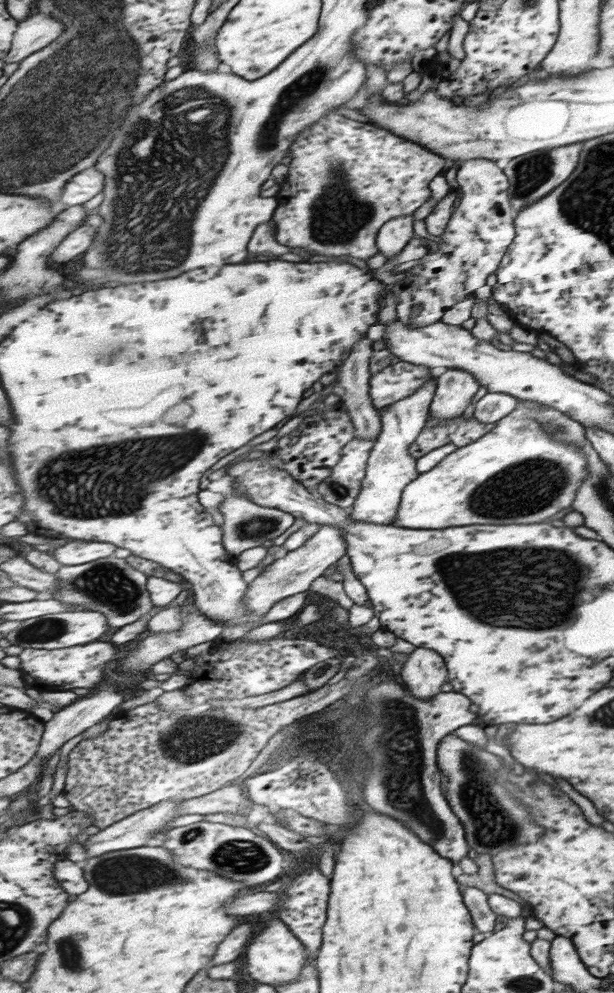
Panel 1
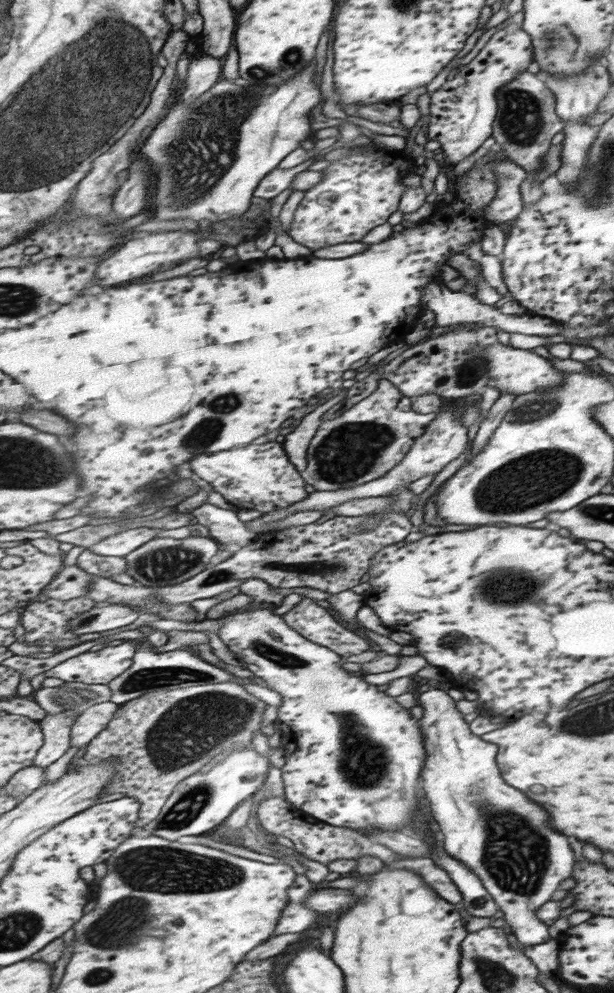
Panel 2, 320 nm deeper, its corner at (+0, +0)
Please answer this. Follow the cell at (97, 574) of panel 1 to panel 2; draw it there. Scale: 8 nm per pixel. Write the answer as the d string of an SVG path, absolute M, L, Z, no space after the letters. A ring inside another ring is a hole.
M85 549L77 558L77 564L88 574L97 578L109 578L121 573L127 573L126 557L107 556Z

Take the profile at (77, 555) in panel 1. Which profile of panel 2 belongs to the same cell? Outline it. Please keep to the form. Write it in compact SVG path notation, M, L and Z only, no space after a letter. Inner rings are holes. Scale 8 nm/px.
M137 528L137 530L129 530L115 536L111 536L91 547L93 552L100 555L126 557L129 553L134 552L137 548L147 544L152 539L159 536L162 530L155 528Z

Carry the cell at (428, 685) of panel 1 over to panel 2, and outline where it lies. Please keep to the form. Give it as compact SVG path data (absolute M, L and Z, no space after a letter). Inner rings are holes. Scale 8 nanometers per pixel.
M432 688L420 695L416 695L416 699L417 704L423 708L423 716L420 719L420 724L426 736L426 749L428 754L426 766L424 766L424 772L422 773L422 789L425 791L426 799L430 802L429 808L432 811L435 822L438 824L438 831L442 835L443 849L453 858L458 858L461 862L464 862L465 866L468 866L483 881L484 887L493 895L493 898L500 906L500 910L504 913L503 918L509 924L513 932L513 939L520 947L537 946L549 942L551 939L549 937L549 925L539 918L538 910L553 898L553 892L559 890L559 886L561 886L561 882L565 878L571 878L571 872L575 868L575 852L569 846L569 838L563 836L563 834L559 834L559 832L555 832L555 830L551 830L547 826L549 814L541 806L537 806L535 802L531 802L523 792L519 792L517 788L511 788L503 780L501 770L497 766L497 746L495 746L495 743L486 742L479 735L473 734L473 731L470 729L470 723L465 722L465 714L458 708L458 701L448 691Z

